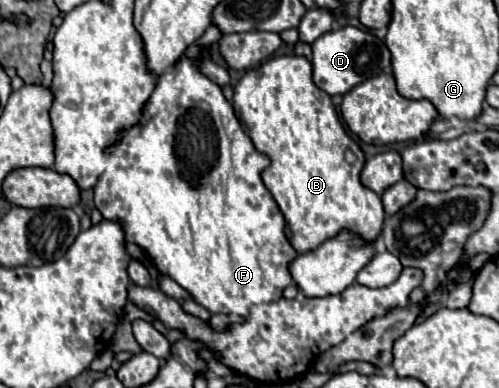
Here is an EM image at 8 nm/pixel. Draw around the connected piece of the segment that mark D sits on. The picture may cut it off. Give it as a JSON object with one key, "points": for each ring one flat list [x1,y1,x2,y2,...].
{"points":[[352,25,328,31,312,43,312,67,314,67,314,83,328,95,344,95,358,83,376,77,384,71,388,73,392,71,390,51,384,45,384,41]]}

